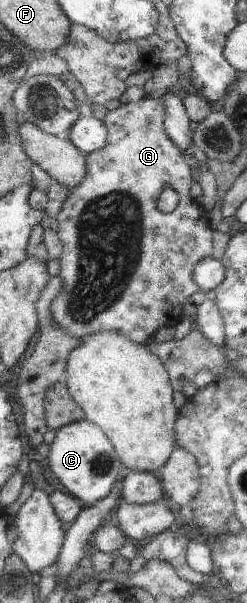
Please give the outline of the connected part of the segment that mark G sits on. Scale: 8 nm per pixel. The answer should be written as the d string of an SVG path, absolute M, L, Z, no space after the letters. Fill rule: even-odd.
M145 96L136 102L122 104L117 109L108 110L103 119L107 129L107 142L102 149L97 149L85 156L86 175L82 181L69 191L68 197L64 200L59 214L55 217L58 221L57 238L61 241L62 253L59 259L60 279L62 280L62 289L57 296L48 305L54 323L68 335L75 338L84 338L89 334L98 332L115 331L125 335L133 342L142 344L154 338L154 333L162 325L175 326L182 321L182 307L187 303L188 297L193 293L202 291L200 286L194 281L193 271L199 261L210 258L213 254L213 229L206 217L206 212L202 210L200 203L190 196L190 186L195 180L192 173L192 167L188 165L187 160L180 150L168 139L166 135L163 119L165 118L164 96ZM171 187L180 195L180 201L172 212L161 212L156 208L156 202L160 193Z

